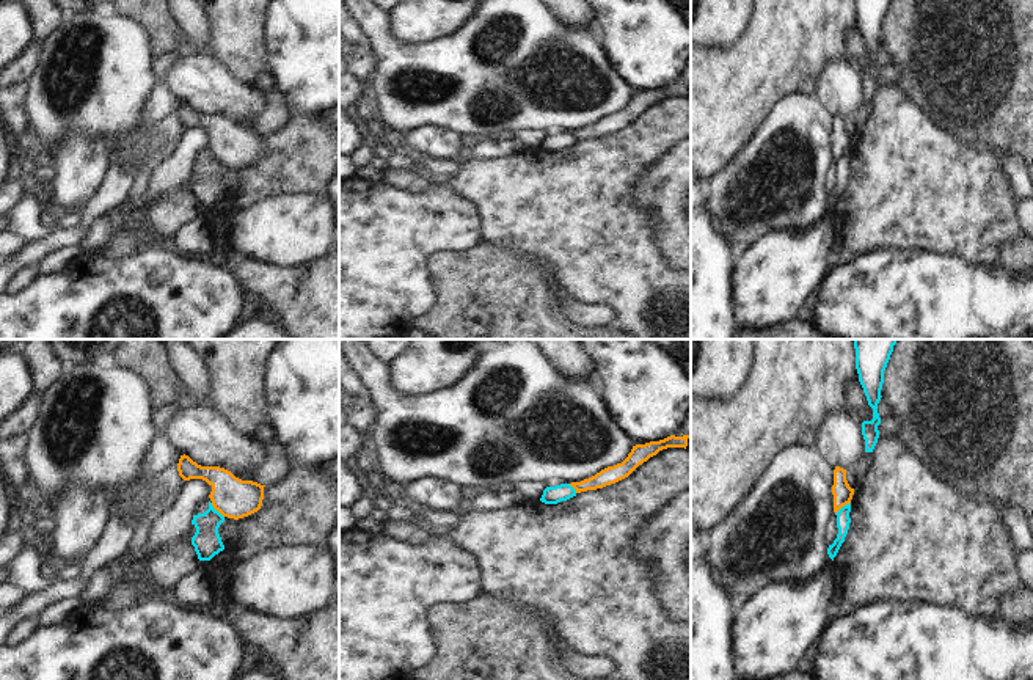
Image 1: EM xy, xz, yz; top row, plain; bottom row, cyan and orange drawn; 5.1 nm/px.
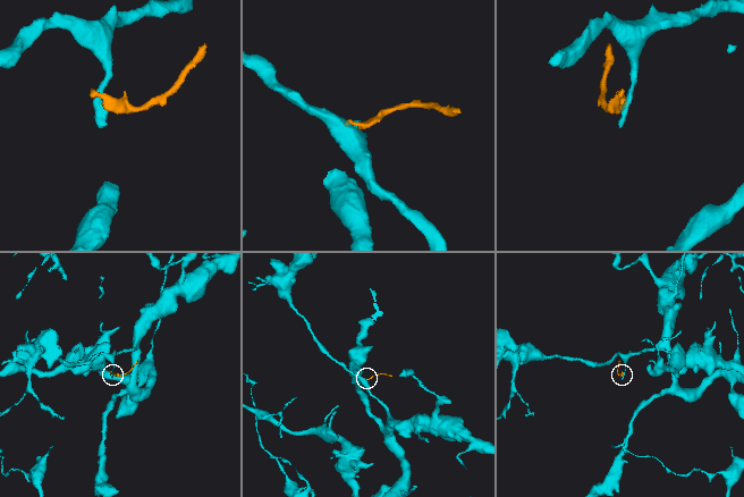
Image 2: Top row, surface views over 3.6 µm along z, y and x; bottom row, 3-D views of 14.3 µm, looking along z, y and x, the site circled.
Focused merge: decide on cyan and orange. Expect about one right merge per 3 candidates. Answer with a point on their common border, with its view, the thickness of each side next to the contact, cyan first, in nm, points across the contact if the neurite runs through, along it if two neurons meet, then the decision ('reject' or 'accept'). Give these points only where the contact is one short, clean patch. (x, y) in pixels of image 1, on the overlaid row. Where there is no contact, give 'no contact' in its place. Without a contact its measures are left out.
meets cyan in xy at (217, 511); 140 nm thick on the cyan side, 200 nm on the other; border along xy (211, 503), (223, 517); reject

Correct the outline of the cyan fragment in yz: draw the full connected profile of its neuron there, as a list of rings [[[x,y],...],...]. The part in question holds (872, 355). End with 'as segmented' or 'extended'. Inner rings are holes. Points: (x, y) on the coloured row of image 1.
[[[854,339],[856,369],[859,382],[867,396],[868,405],[873,408],[873,419],[862,422],[862,435],[865,440],[865,452],[873,452],[881,424],[878,404],[881,400],[881,389],[884,383],[884,371],[898,339]]]; as segmented

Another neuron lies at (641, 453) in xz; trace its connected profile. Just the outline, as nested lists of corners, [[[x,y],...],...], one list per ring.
[[[670,435],[659,441],[650,441],[645,444],[633,446],[628,457],[614,466],[608,466],[597,473],[595,476],[584,479],[581,482],[571,482],[570,485],[576,490],[576,493],[603,488],[606,485],[615,484],[625,477],[628,477],[639,465],[647,462],[650,457],[656,455],[659,451],[667,448],[684,448],[688,446],[689,435],[675,437]]]

